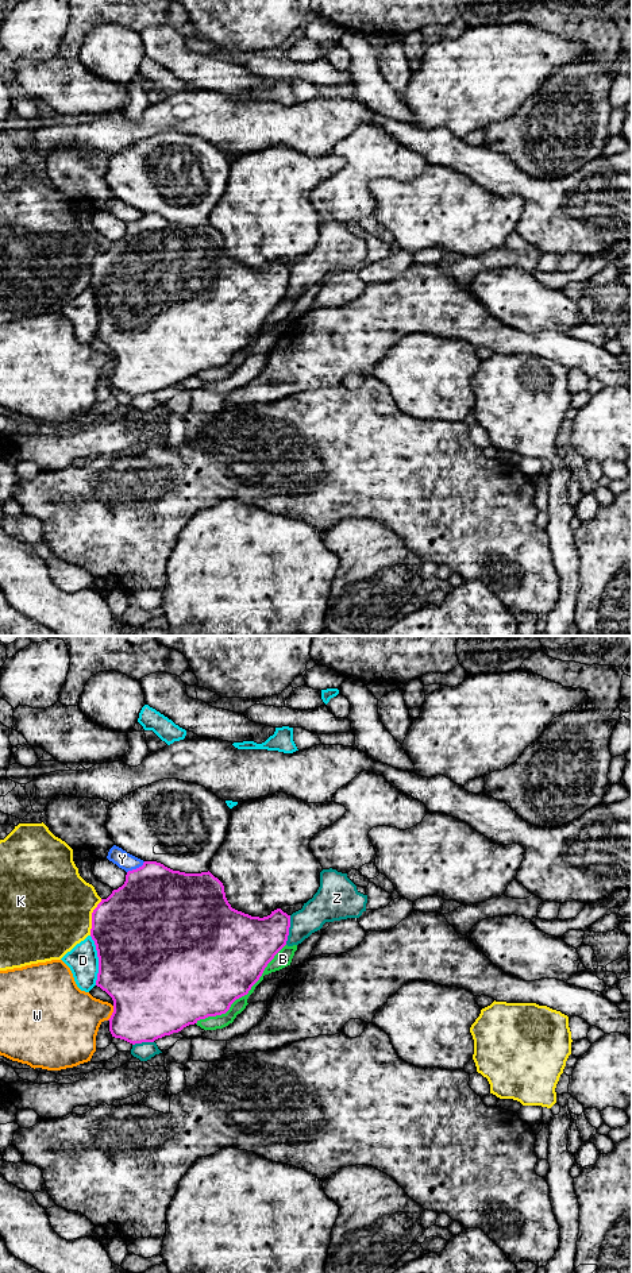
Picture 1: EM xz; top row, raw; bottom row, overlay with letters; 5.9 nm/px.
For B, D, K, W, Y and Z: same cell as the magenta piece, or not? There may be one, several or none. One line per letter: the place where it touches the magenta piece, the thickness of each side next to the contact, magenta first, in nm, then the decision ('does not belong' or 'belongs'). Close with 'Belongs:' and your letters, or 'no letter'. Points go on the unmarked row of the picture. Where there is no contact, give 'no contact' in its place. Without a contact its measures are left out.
B: meets magenta in xz at (245, 346); 500 nm thick on the magenta side, 80 nm on the other; does not belong
D: meets magenta in xz at (99, 312); 500 nm thick on the magenta side, 180 nm on the other; does not belong
K: meets magenta in xz at (92, 269); 480 nm thick on the magenta side, 480 nm on the other; does not belong
W: meets magenta in xz at (112, 365); 460 nm thick on the magenta side, 340 nm on the other; does not belong
Y: meets magenta in xz at (137, 220); 460 nm thick on the magenta side, 100 nm on the other; does not belong
Z: meets magenta in xz at (288, 282); 320 nm thick on the magenta side, 180 nm on the other; does not belong
Belongs: no letter

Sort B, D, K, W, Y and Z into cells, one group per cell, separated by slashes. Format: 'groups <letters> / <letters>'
groups B / D / K / W / Y / Z

